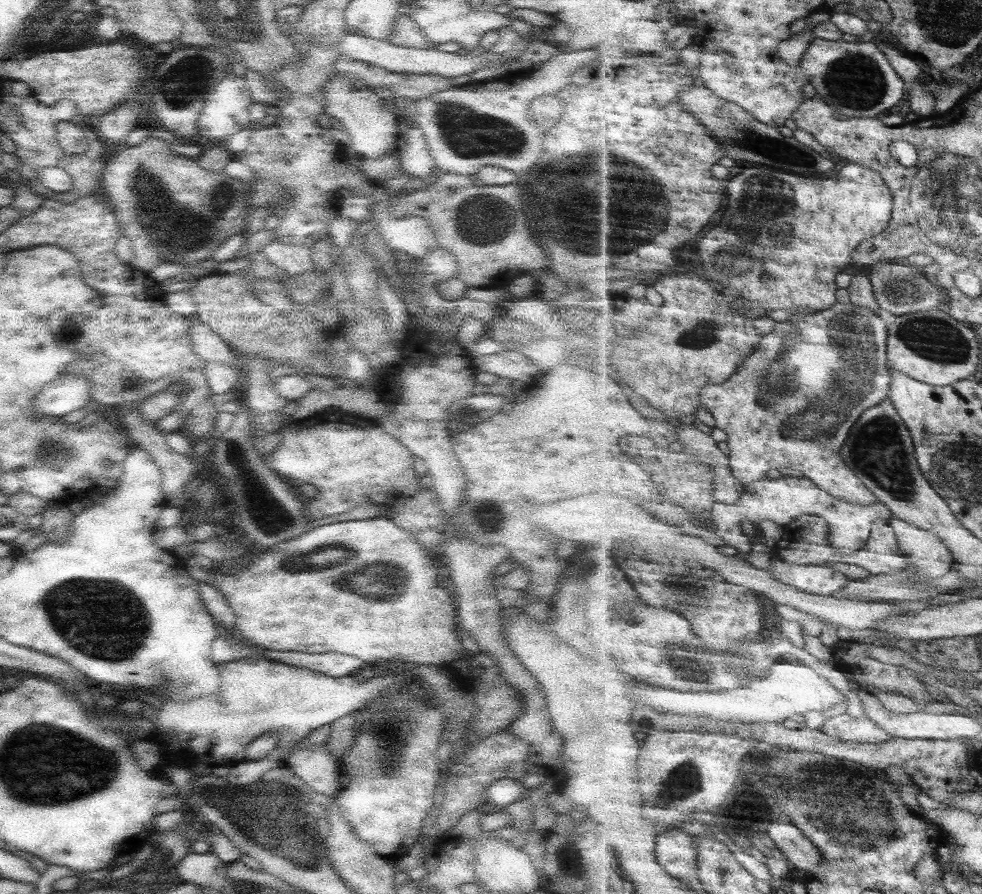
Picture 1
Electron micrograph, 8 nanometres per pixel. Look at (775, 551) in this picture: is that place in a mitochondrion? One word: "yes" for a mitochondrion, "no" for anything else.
no

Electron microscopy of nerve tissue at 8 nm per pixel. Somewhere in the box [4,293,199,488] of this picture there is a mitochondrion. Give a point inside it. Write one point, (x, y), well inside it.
(54, 452)

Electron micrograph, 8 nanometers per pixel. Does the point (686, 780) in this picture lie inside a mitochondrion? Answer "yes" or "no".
yes

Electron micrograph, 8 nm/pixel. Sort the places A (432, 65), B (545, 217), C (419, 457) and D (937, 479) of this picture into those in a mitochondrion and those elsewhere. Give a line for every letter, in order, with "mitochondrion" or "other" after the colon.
A: other
B: mitochondrion
C: other
D: mitochondrion

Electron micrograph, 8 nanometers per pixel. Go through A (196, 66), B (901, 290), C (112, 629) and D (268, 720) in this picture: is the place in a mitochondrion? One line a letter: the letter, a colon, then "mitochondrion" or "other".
A: mitochondrion
B: mitochondrion
C: mitochondrion
D: other

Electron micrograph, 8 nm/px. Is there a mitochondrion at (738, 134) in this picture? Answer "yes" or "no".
yes

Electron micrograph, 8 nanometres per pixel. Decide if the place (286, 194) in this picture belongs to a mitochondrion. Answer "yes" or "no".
yes

